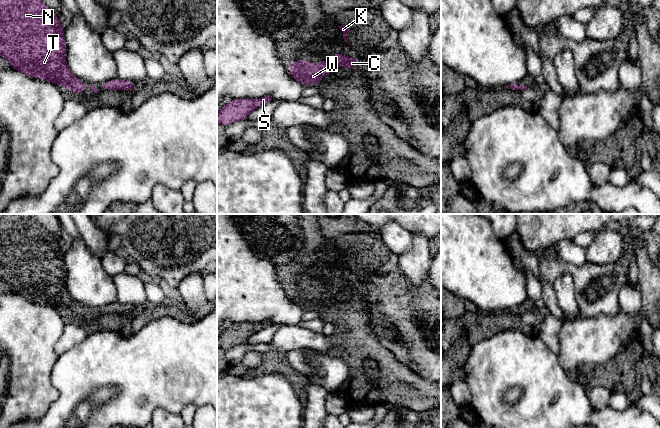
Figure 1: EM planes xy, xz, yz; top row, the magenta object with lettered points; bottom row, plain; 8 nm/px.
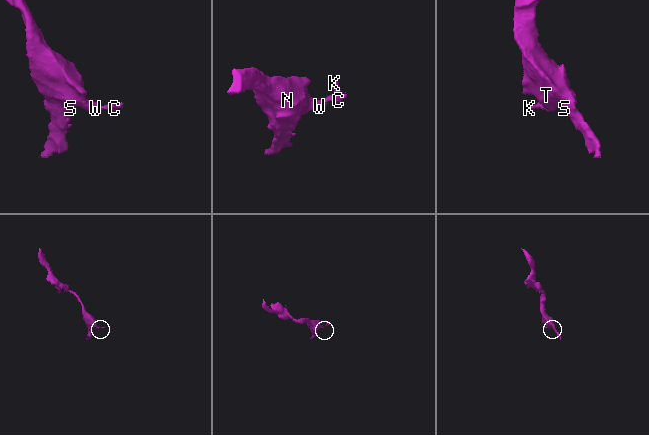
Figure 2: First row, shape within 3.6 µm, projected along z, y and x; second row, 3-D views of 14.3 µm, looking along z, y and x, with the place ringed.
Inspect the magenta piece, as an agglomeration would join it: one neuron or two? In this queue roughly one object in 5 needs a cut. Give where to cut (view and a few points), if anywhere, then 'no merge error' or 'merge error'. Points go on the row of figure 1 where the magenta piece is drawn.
no cut; no merge error

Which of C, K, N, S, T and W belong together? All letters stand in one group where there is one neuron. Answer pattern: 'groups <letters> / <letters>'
groups C K N S T W

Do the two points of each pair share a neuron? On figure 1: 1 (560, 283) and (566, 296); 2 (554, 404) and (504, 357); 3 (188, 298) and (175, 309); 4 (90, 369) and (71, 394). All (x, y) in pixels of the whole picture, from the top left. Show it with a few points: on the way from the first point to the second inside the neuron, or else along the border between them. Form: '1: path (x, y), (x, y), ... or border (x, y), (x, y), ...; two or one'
1: path (563, 286), (565, 293); one
2: path (550, 388), (550, 385), (520, 357); one
3: border (178, 303), (191, 314); two
4: path (84, 375), (81, 378), (81, 384), (77, 388); one

